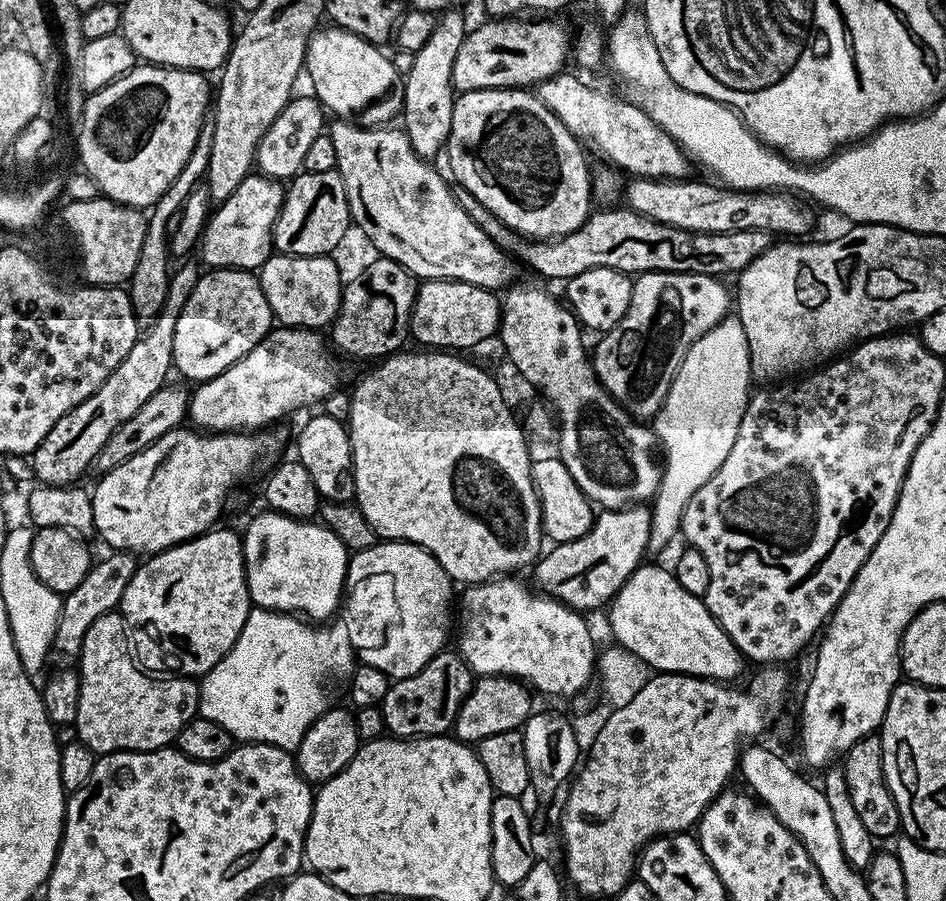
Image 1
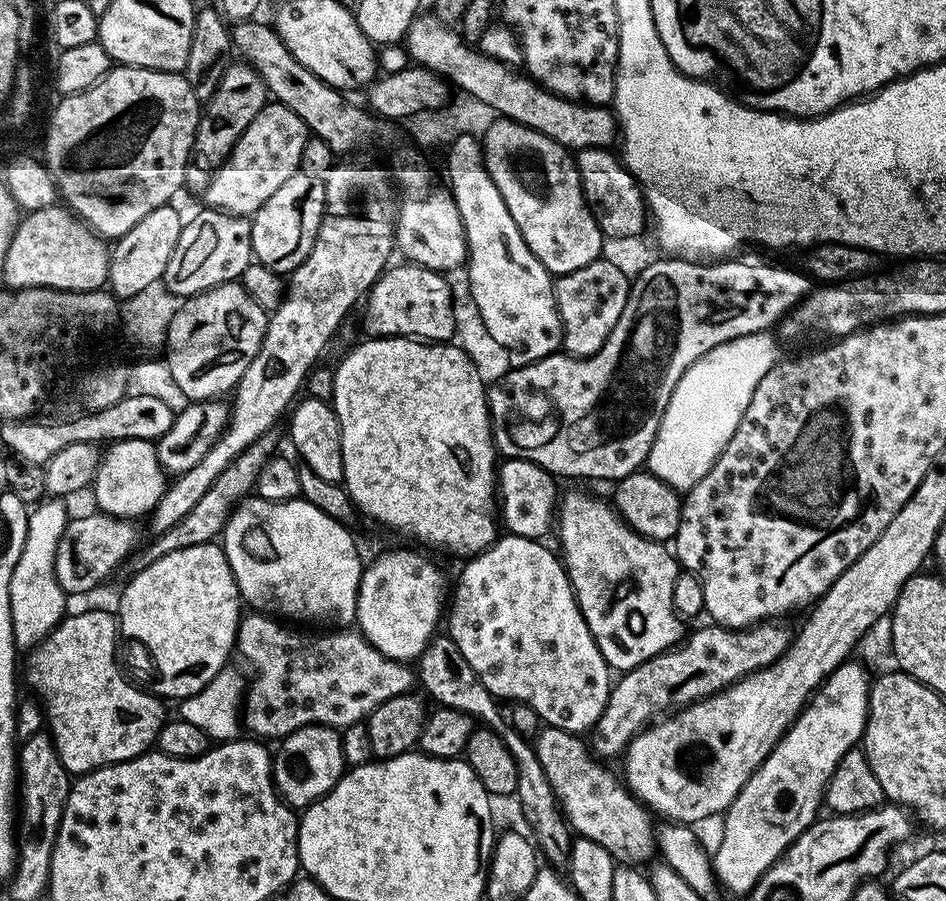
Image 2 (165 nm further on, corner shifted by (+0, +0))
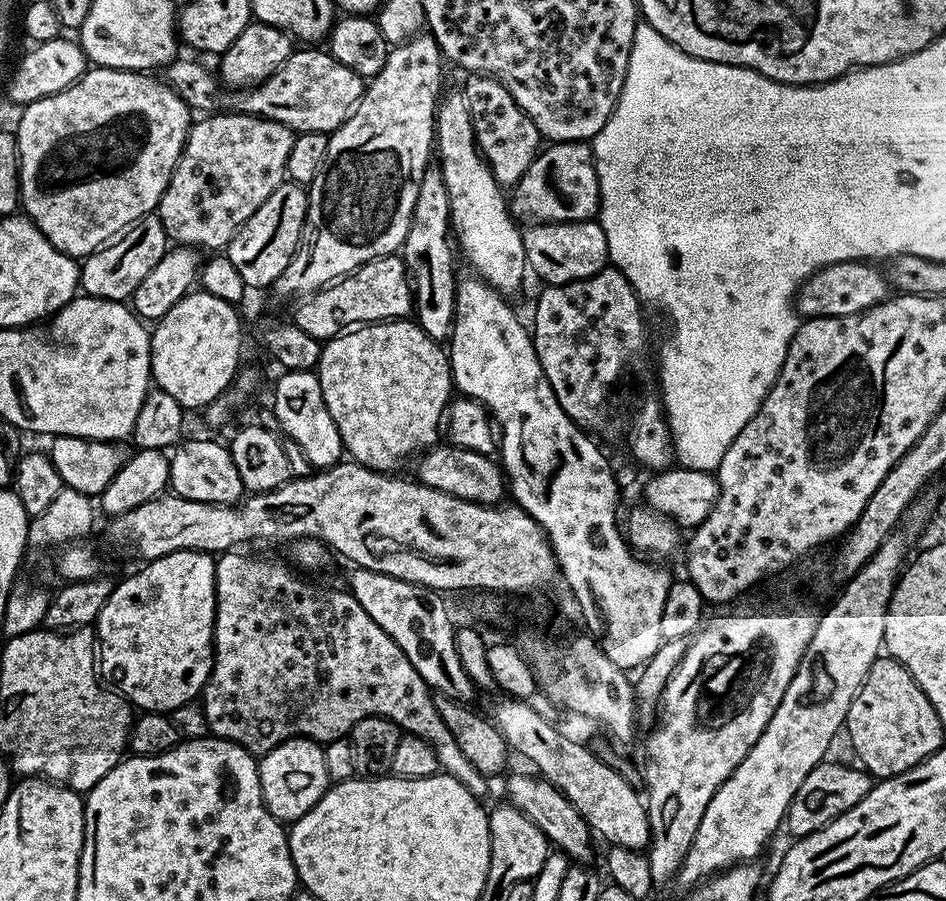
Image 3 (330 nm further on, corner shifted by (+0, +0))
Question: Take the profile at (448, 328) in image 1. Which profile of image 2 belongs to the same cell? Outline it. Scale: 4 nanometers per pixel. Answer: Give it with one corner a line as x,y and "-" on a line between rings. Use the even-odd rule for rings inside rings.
399,263
385,268
366,293
364,328
368,332
365,333
372,338
410,336
429,342
451,341
455,334
455,306
445,277
421,264

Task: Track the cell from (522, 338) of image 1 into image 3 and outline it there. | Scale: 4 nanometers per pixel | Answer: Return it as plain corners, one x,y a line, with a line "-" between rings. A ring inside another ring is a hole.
456,90
447,96
448,93
439,101
436,110
434,152
437,157
440,155
438,163
446,178
446,191
450,193
450,214
459,251
462,256
464,251
465,258
476,267
475,275
491,288
501,294
516,292
524,284
524,275
530,272
524,237
509,211
505,189
496,181
476,146
463,91

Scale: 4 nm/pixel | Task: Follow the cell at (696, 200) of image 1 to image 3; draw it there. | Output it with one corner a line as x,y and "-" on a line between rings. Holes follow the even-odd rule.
557,141
547,145
537,153
512,192
514,194
510,196
509,211
522,224
595,219
600,211
600,187
591,145
585,141

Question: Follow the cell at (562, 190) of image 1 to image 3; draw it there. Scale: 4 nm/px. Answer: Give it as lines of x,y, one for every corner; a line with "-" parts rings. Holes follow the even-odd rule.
595,220
568,223
533,223
523,233
528,267
537,272
545,285
569,284
601,272
609,263
608,234

